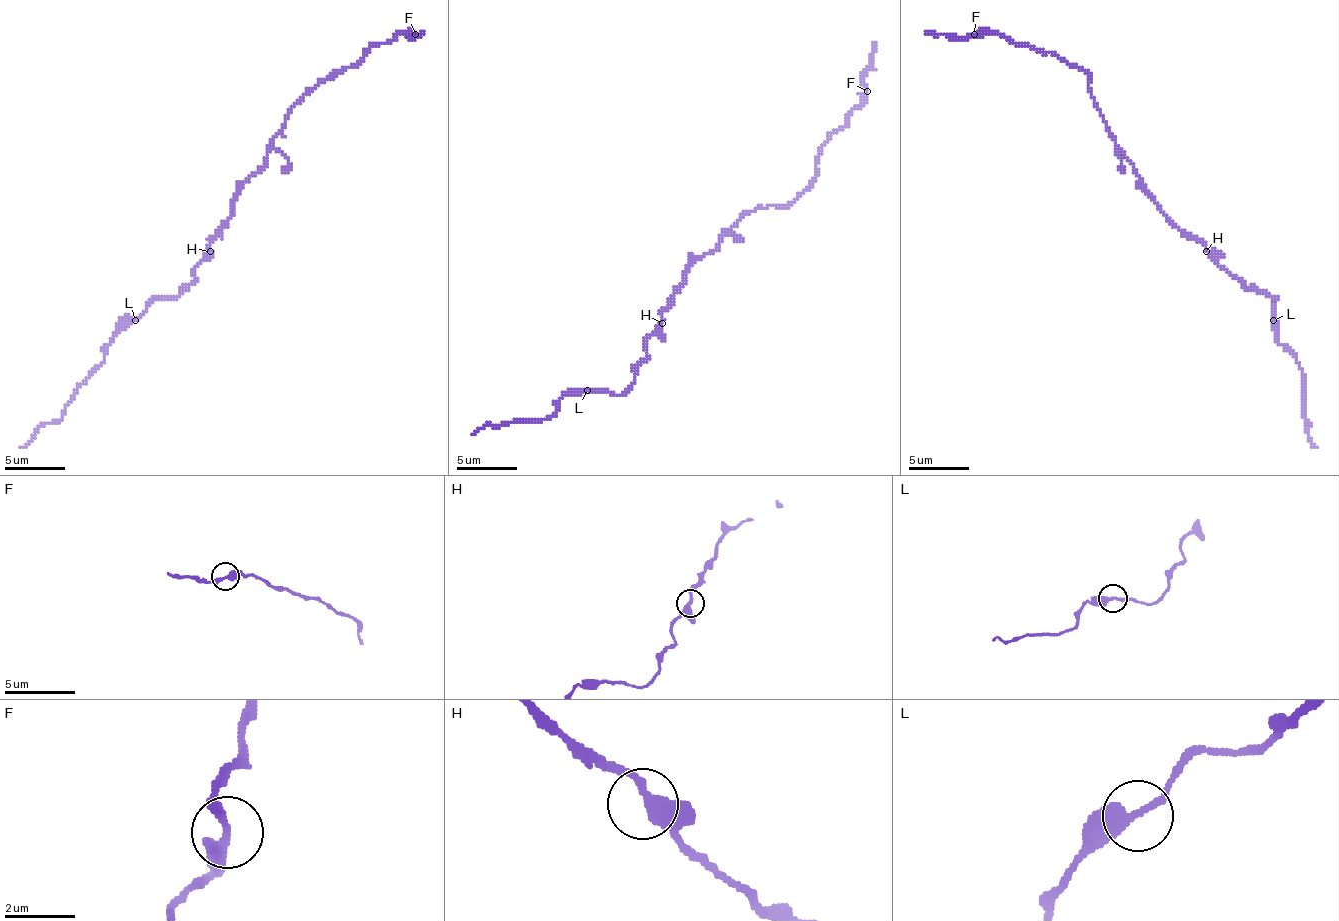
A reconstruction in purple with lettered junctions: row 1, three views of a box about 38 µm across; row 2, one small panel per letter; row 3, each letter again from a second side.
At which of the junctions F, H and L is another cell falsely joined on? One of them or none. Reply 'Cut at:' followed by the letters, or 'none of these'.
Cut at: none of these

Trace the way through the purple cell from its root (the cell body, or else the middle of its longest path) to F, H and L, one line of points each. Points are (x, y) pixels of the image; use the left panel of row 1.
F: (234, 206), (285, 115), (306, 94), (351, 67), (369, 46), (415, 34)
H: (234, 206), (231, 218), (210, 239), (210, 251)
L: (234, 206), (231, 218), (210, 239), (210, 251), (195, 266), (195, 278), (177, 296), (158, 296), (134, 320)

